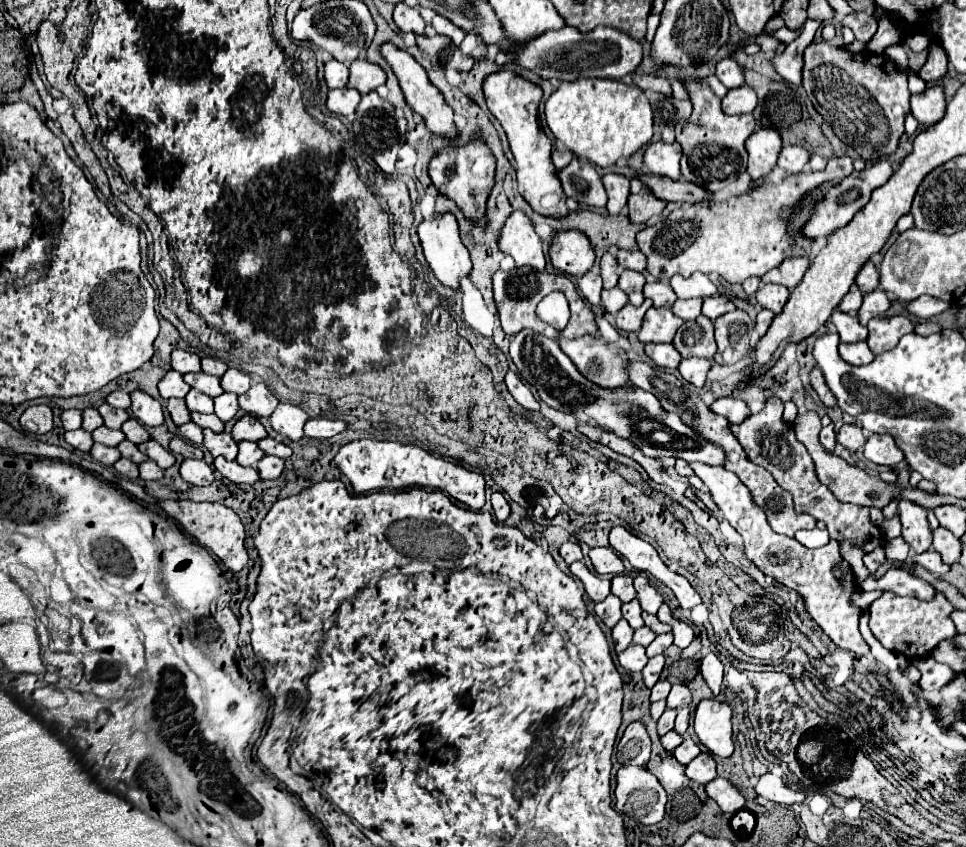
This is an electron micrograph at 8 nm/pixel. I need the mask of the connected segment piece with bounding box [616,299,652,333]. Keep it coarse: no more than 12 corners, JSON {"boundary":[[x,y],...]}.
{"boundary":[[646,299],[640,307],[626,305],[616,313],[616,327],[638,331],[644,313],[652,307]]}

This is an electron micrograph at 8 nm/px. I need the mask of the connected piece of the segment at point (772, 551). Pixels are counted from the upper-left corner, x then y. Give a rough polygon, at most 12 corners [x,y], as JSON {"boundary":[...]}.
{"boundary":[[690,463],[746,557],[794,589],[842,649],[868,655],[860,609],[832,565],[838,541],[806,549],[766,521],[736,473]]}

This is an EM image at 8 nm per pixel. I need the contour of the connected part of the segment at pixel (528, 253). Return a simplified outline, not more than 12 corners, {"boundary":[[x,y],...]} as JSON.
{"boundary":[[522,211],[508,217],[500,249],[518,267],[546,267],[542,239]]}

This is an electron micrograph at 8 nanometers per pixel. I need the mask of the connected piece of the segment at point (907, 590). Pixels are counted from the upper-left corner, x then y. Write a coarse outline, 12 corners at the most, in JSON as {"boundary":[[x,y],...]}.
{"boundary":[[894,565],[882,579],[864,581],[864,591],[894,591],[926,601],[936,593],[910,569]]}

